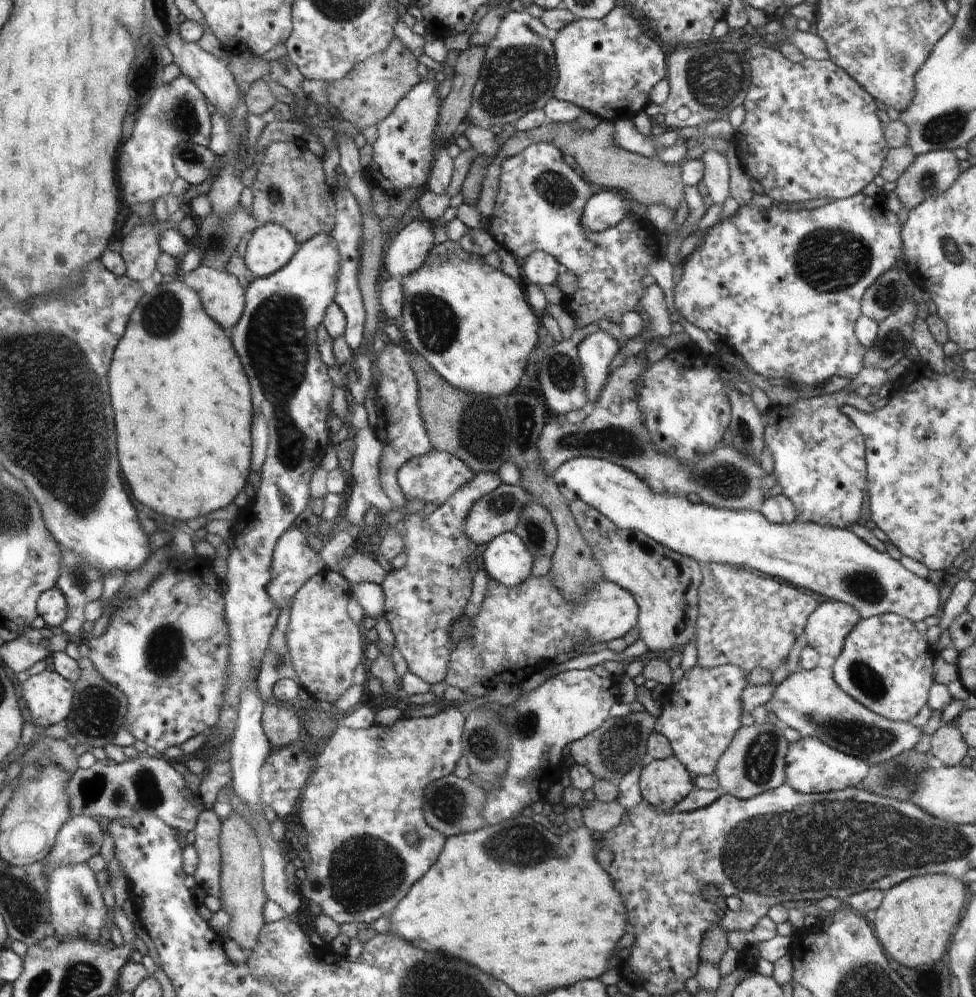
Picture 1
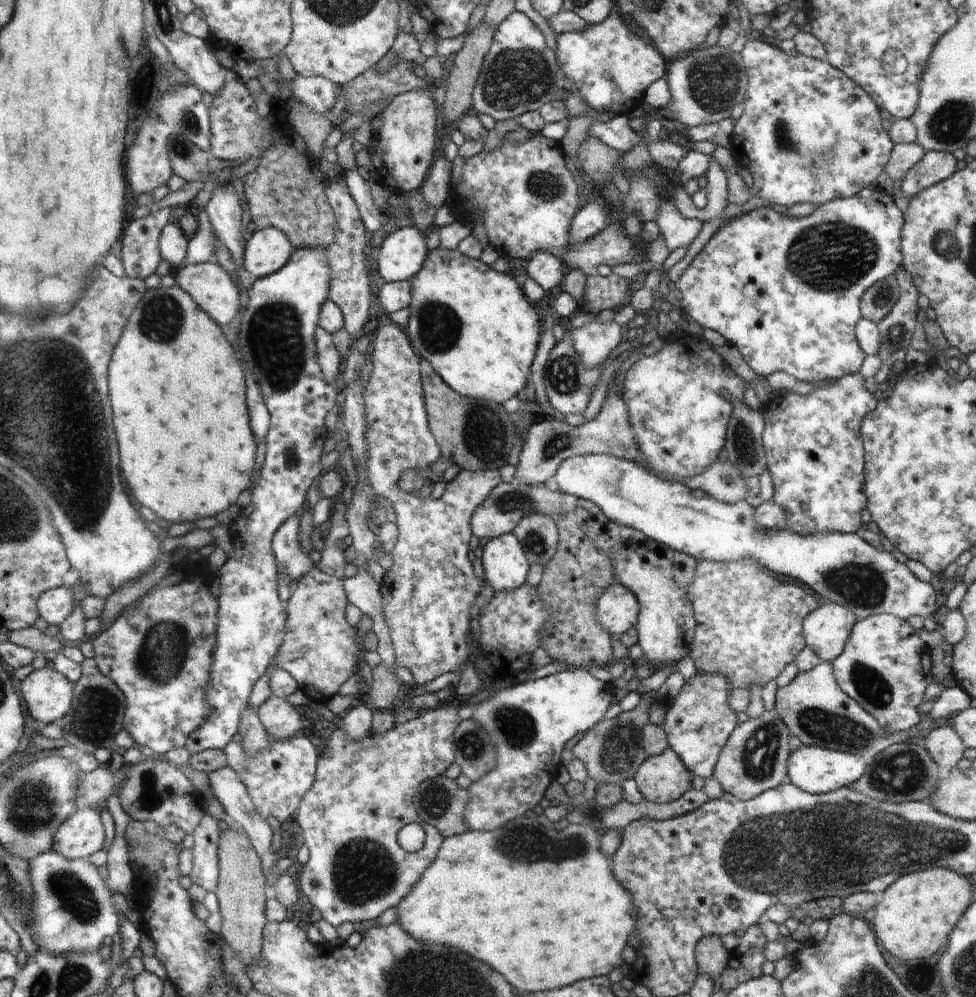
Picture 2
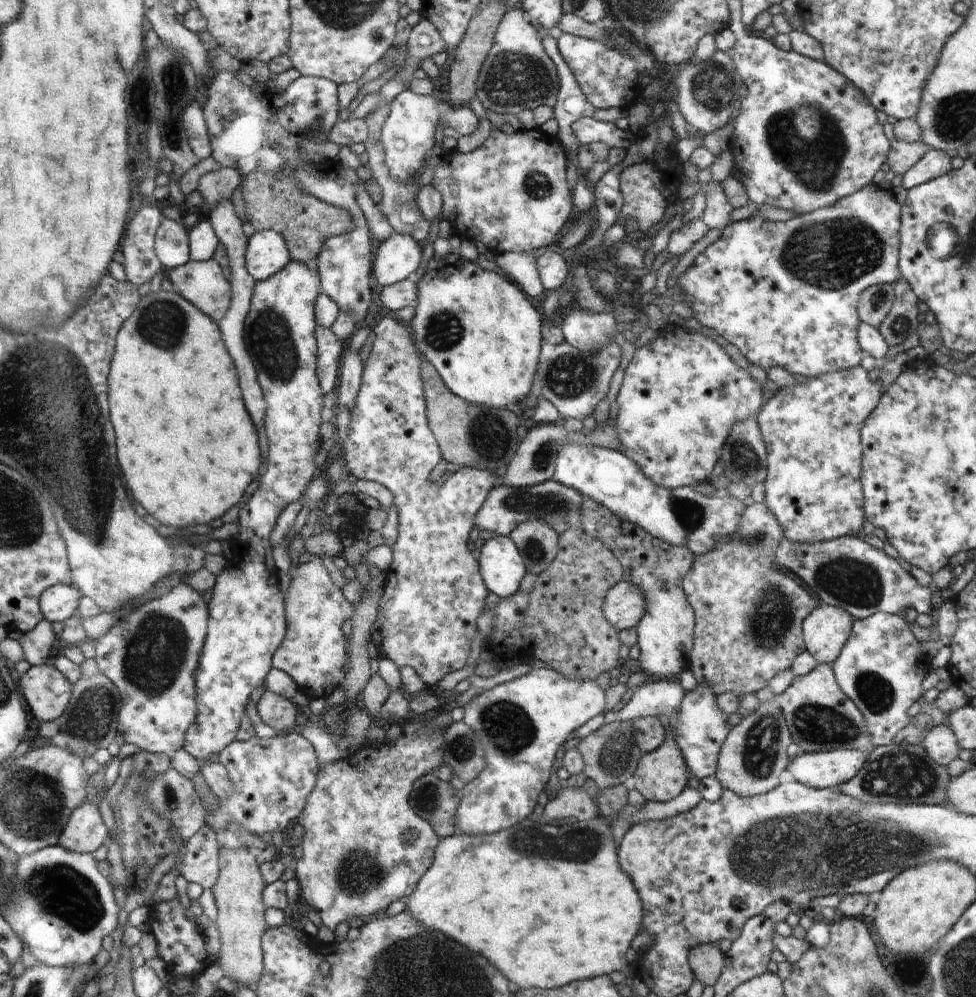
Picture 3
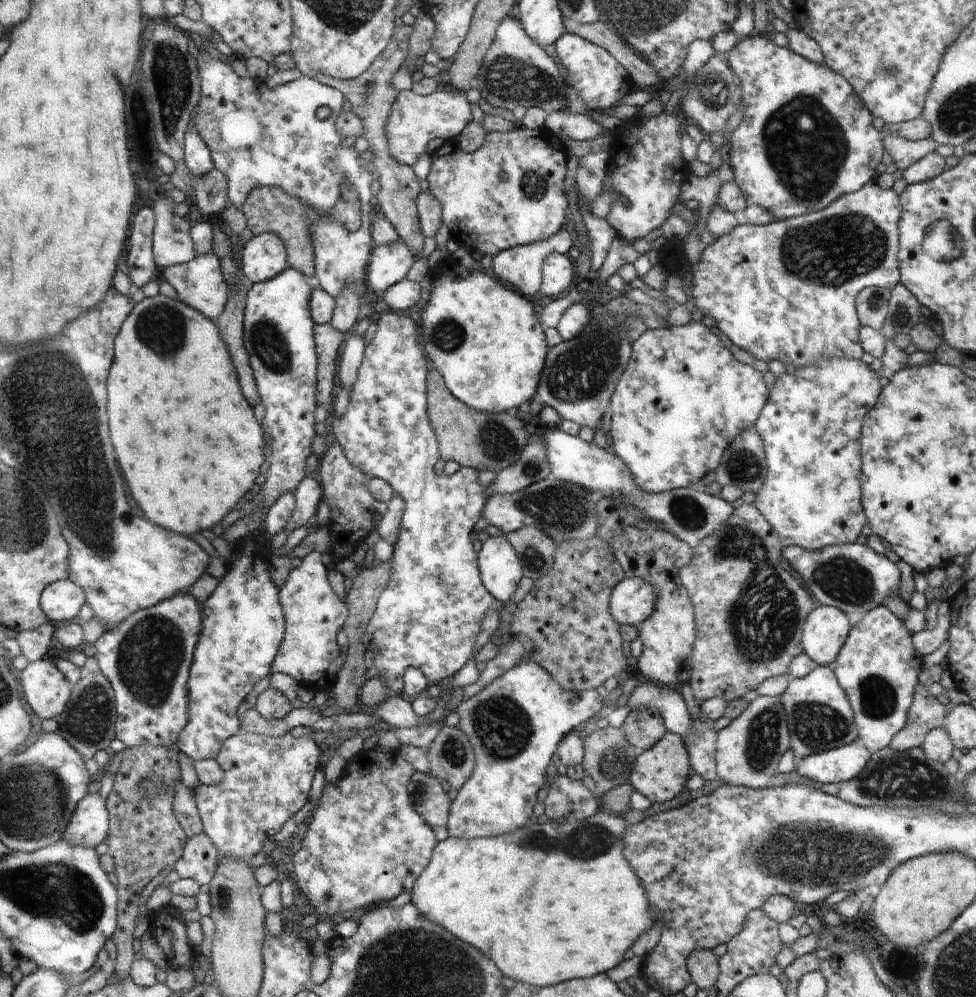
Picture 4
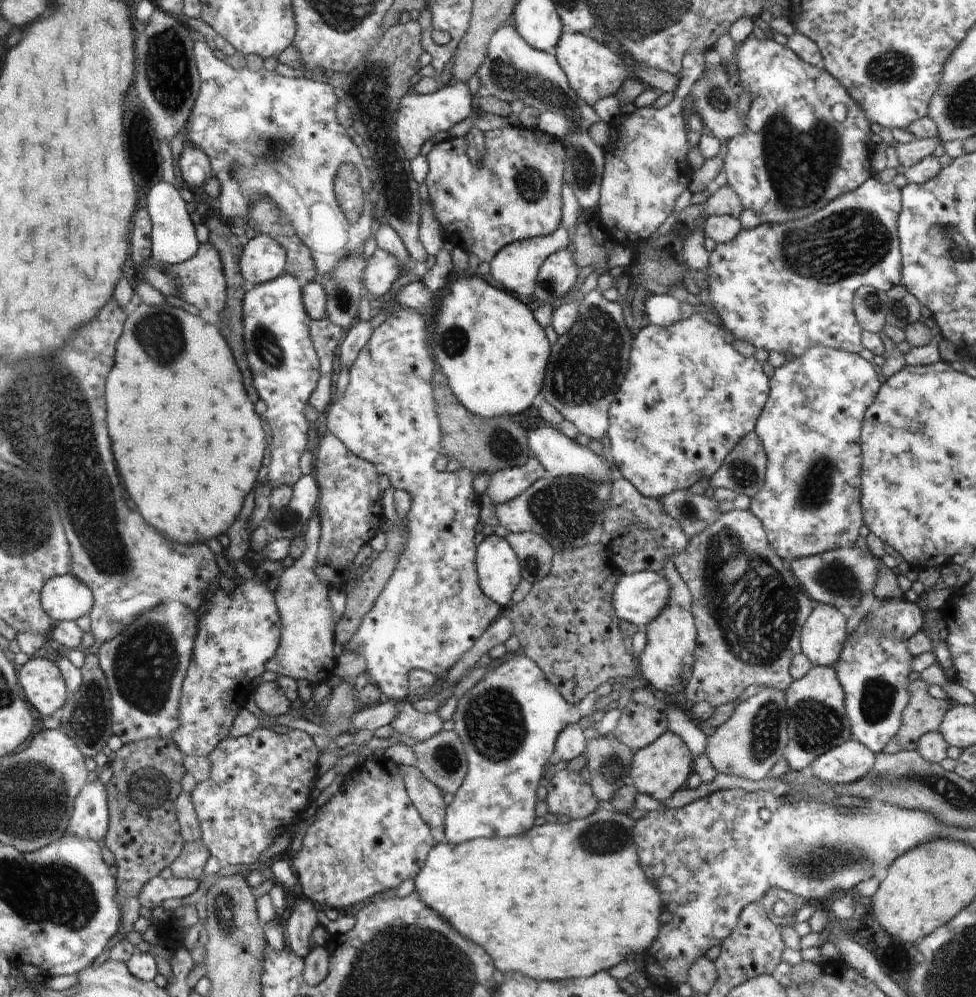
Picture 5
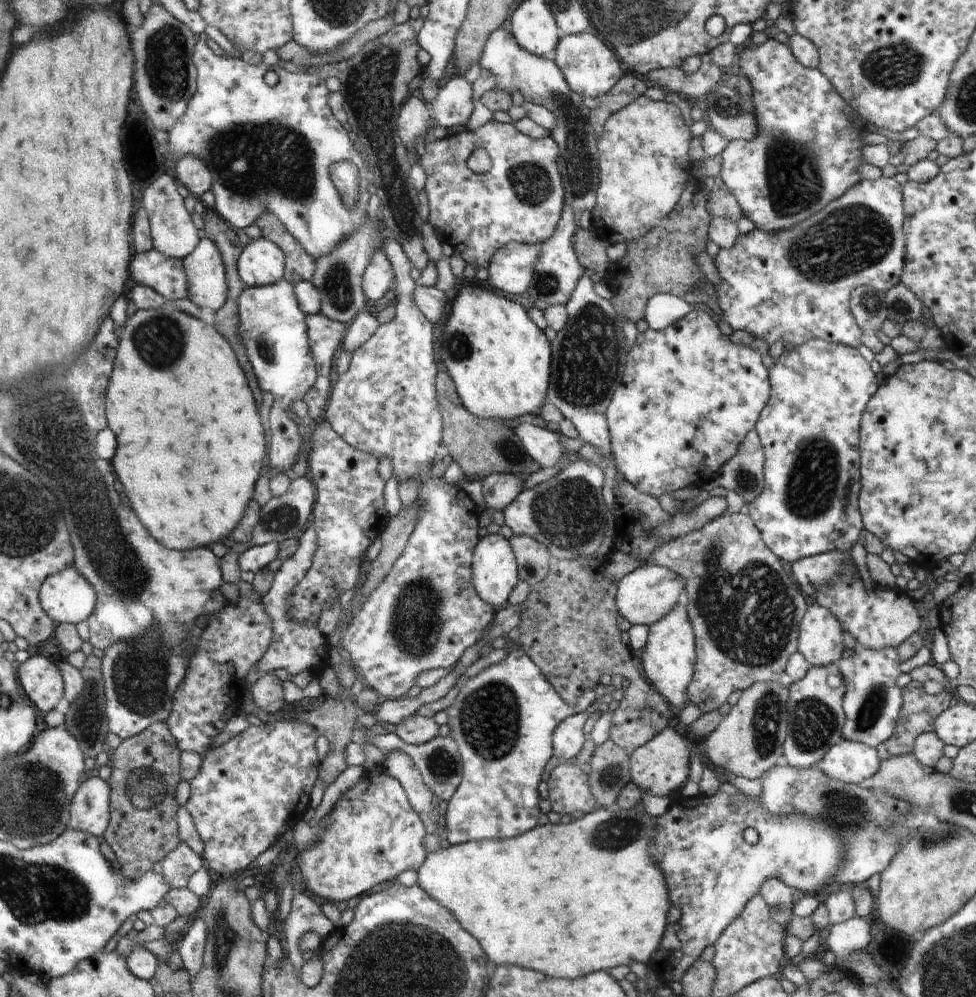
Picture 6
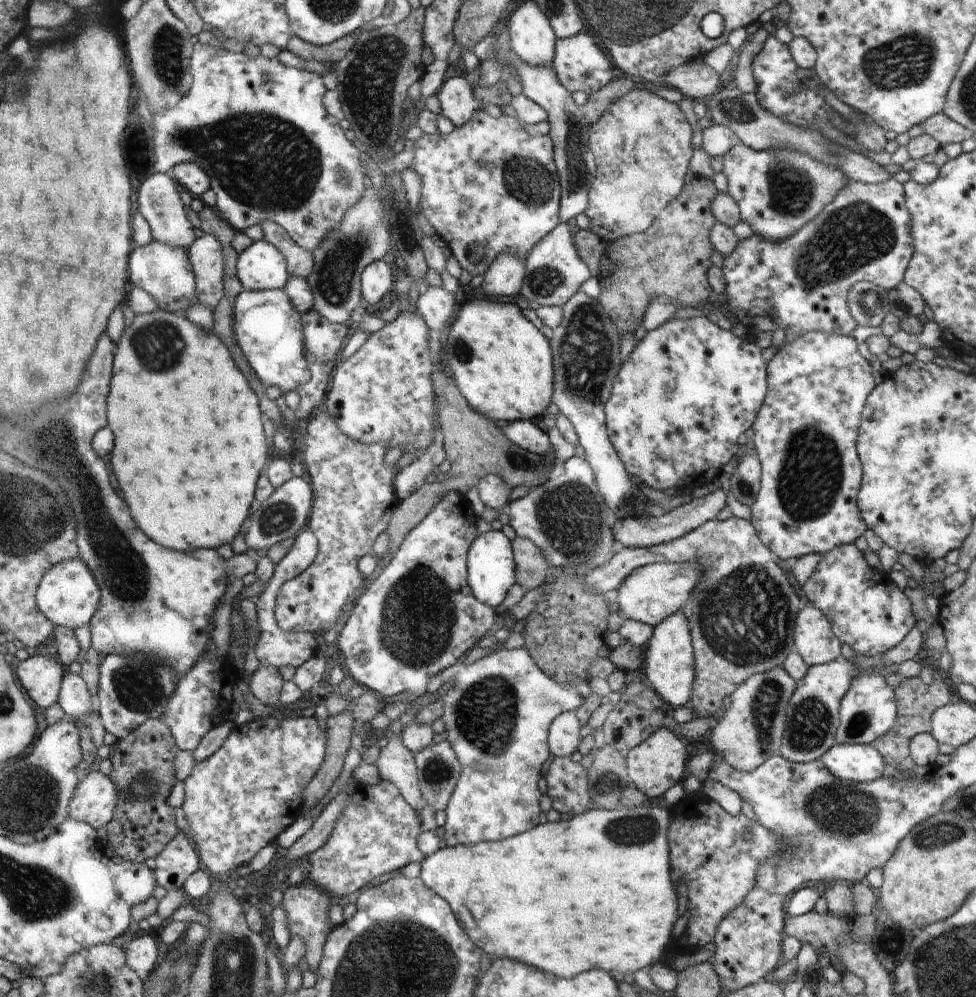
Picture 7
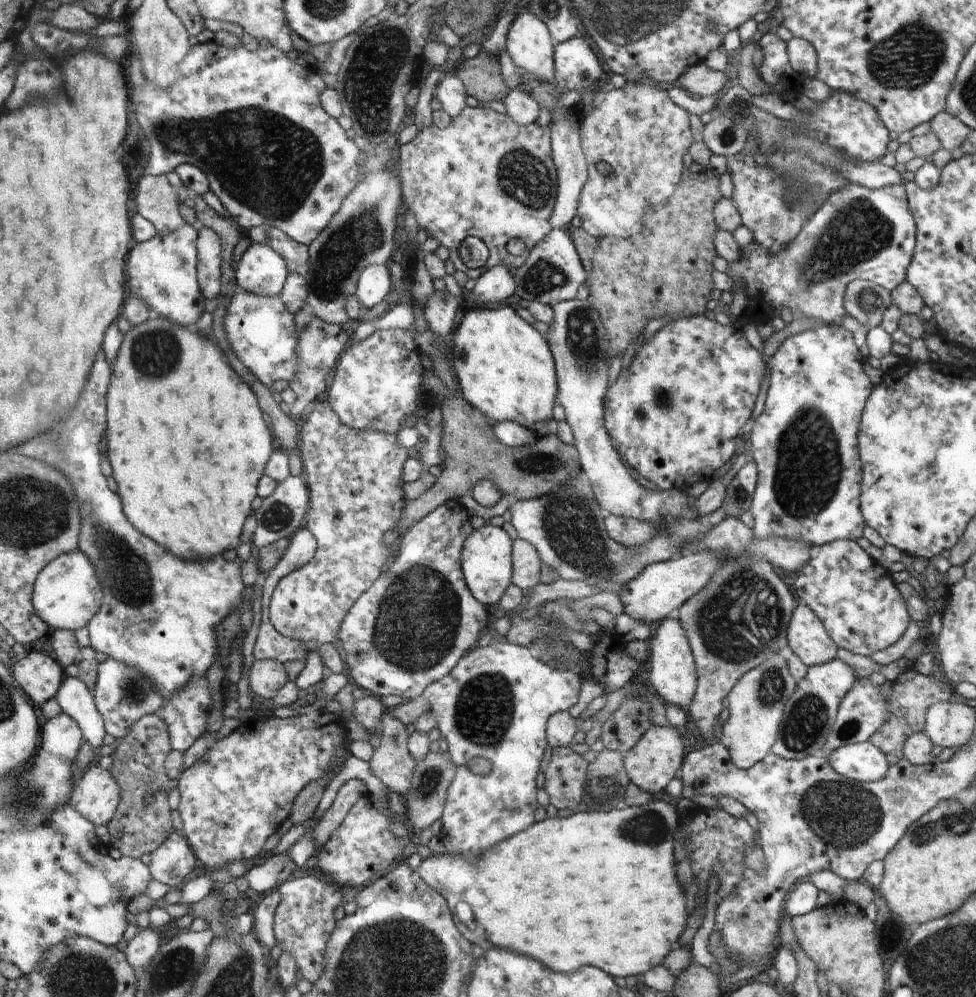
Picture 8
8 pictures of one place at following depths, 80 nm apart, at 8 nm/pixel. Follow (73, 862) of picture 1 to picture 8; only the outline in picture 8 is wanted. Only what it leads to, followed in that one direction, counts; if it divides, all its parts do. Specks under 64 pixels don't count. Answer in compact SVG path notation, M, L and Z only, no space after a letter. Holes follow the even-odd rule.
M99 765L80 778L71 804L96 826L109 826L116 818L123 796L116 774Z

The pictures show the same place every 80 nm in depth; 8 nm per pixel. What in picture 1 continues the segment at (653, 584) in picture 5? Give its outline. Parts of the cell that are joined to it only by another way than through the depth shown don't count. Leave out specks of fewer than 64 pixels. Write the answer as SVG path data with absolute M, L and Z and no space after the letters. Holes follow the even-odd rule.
M551 573L542 578L531 576L522 585L514 587L502 586L490 579L480 610L470 620L472 626L470 636L464 642L460 642L460 648L453 653L445 681L461 691L472 688L474 684L486 687L486 684L496 686L504 681L512 683L512 678L514 684L520 686L534 672L554 664L554 658L558 654L571 652L576 644L580 644L580 640L586 642L586 638L592 636L599 644L606 644L610 640L622 638L630 628L634 628L636 618L639 618L638 608L639 604L636 603L631 592L610 580L600 582L594 590L591 590L587 601L582 606L578 606L563 598L562 592L552 582Z

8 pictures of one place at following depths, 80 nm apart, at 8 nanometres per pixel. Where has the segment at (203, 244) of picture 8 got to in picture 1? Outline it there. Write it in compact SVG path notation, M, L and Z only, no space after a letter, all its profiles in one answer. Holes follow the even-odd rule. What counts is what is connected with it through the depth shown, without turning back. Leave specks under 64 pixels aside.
M199 265L190 274L179 273L179 277L198 292L207 314L219 326L230 328L239 323L246 309L246 290L240 286L236 275L225 269Z

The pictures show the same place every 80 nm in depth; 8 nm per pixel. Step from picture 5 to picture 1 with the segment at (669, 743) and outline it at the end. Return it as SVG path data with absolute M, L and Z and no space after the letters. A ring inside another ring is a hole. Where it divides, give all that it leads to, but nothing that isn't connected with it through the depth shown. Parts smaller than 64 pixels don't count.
M674 755L664 760L648 760L640 772L639 786L643 802L654 807L657 811L671 812L672 808L679 805L691 793L692 778L686 772L686 767Z

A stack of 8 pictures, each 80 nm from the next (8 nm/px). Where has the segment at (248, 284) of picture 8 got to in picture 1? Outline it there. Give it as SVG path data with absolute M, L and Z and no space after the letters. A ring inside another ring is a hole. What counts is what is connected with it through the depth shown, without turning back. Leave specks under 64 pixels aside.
M265 224L255 230L248 242L244 264L252 278L268 277L291 262L299 242L280 224Z

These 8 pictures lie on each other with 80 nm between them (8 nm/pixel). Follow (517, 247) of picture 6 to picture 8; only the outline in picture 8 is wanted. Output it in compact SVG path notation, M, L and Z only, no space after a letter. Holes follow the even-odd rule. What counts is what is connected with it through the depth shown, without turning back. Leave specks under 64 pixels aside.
M500 264L479 277L472 289L472 298L465 303L467 309L485 308L486 304L500 302L513 296L516 282L512 272L513 270Z

